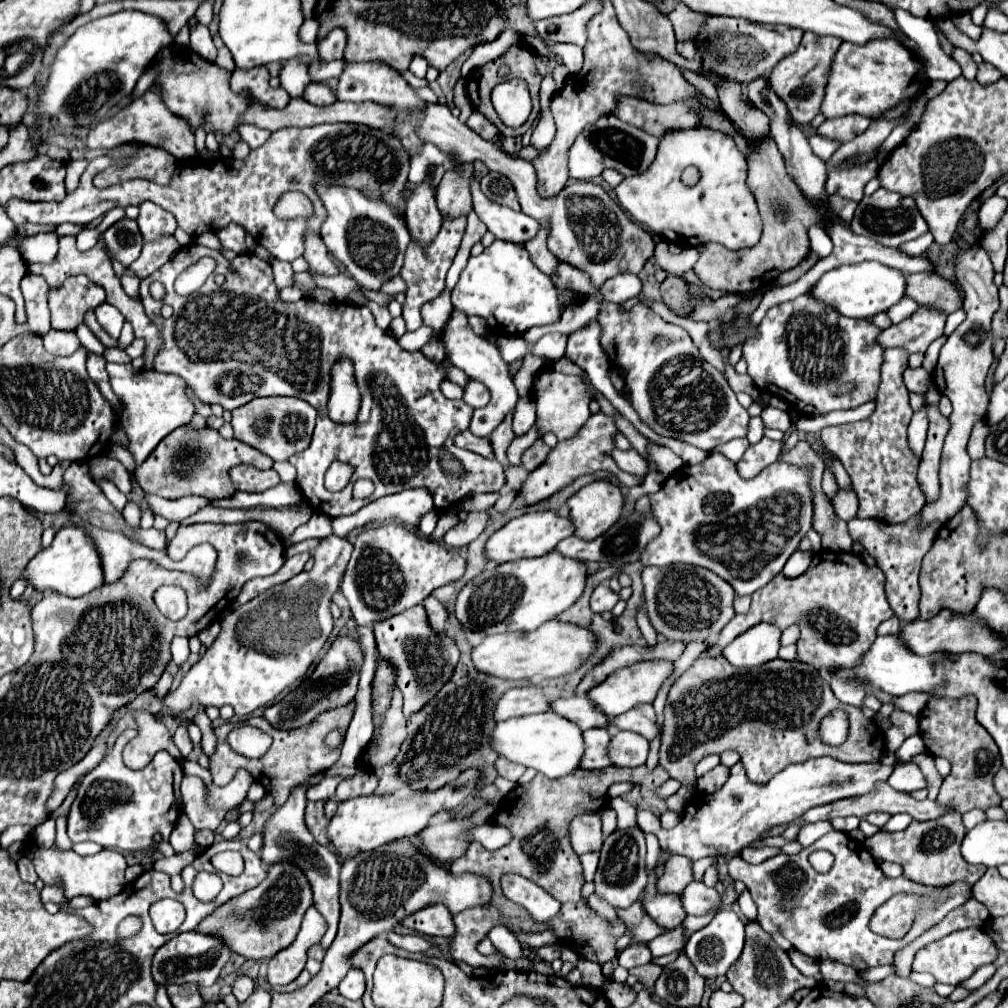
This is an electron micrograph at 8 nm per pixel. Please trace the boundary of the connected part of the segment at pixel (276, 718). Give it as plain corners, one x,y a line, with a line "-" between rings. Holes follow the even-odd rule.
338,637
330,645
326,655
320,659
314,673
310,677
306,677
294,691
290,691
282,701
266,707
264,717
276,729
294,729
294,727
306,725
308,721
312,721
316,715
320,715
324,711
350,703
358,689
360,665
362,665
362,653
360,653
358,641
354,641
350,637
-
348,677
350,677
350,683
348,683

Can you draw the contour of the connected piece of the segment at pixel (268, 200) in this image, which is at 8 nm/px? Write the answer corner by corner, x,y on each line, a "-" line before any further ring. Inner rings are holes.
324,123
324,125
314,125
314,127
302,127
302,129
298,129
298,127
280,129
280,131
272,133
272,137
260,149
250,151
250,155
244,161
240,161
240,159
212,159
212,161
200,161
200,159
194,161
192,159
190,163
180,161
178,169
172,177
172,185
168,185
168,187
160,187
152,181
144,181
144,179
132,179
132,181
122,181
120,185
114,185
114,187
108,187
102,191
102,189
96,189
92,185
94,163
90,163
86,167
86,171
82,173
78,189
74,193
66,195
64,201
60,201
60,203
10,201
6,213
18,225
24,225
24,223
54,225
54,227
62,225
62,223
88,225
114,207
128,207
128,205
140,205
142,201
152,201
152,203
160,205
162,209
170,211
176,217
178,227
184,229
192,237
196,237
204,231
222,229
224,225
234,221
234,223
240,223
248,233
252,233
252,237
258,243
262,243
272,253
274,259
294,261
296,257
302,257
302,253
304,253
304,229
320,231
320,221
324,221
324,205
320,205
320,199
316,197
316,191
312,189
312,185
316,185
316,181
324,181
324,185
346,183
348,187
356,187
356,189
368,193
368,197
380,197
388,205
404,207
404,199
400,197
400,193
408,183
408,167
410,167
408,153
404,153
404,149
400,149
400,141
388,137
388,133
384,133
382,129
372,129
372,127
364,127
364,125
348,125
348,123
334,123
334,125
-
288,189
302,191
312,201
314,213
310,217
278,219
274,215
276,201

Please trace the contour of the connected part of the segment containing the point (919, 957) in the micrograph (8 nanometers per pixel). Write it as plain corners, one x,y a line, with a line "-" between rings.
972,927
972,929
952,931
950,935
942,937
940,941
934,941
934,943
922,947
914,955
914,965
912,967
914,967
914,971
928,971
928,973
932,973
938,979
938,983
960,985
962,981
972,977
972,973
978,967
994,963
998,953
1000,953
998,945
990,937
990,933
986,929
982,929
982,927

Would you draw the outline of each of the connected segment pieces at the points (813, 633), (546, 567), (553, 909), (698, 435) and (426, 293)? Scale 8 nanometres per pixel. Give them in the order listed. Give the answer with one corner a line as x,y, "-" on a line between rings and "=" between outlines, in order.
815,553
810,566
800,577
790,579
784,573
778,573
766,587
756,591
752,595
750,611
746,615
736,615
704,655
720,657
728,643
758,623
772,623
780,631
798,625
798,661
814,665
816,669
850,669
860,661
862,653
870,649
878,625
892,617
884,583
884,573
878,567
868,567
854,553
=
546,553
542,557
534,559
518,559
510,563
502,563
492,567
486,567
478,577
474,577
470,583
466,583
454,605
456,619
470,631
482,631
486,635
494,633
506,633
506,631
534,631
542,623
556,619
564,609
568,609
576,599
582,595
586,585
586,565
582,561
572,561
568,557
560,557
560,553
=
502,875
500,885
502,895
512,903
524,907
536,923
548,923
558,913
558,901
524,877
=
558,261
550,279
558,291
570,289
580,299
596,297
600,301
600,313
596,315
602,329
600,345
610,363
624,371
630,405
654,433
682,439
704,451
712,451
730,439
746,437
750,419
746,409
736,401
736,393
730,389
726,377
698,355
700,351
686,329
664,321
642,303
624,311
622,305
604,301
588,275
564,261
=
466,217
444,219
436,241
432,245
428,245
428,249
420,249
420,245
410,245
408,247
406,261
404,261
404,267
400,271
400,275
408,283
406,305
424,305
426,301
432,301
432,299
436,299
442,293
446,271
452,265
452,259
454,259
454,255
456,255
456,251
460,247
464,229
466,229

